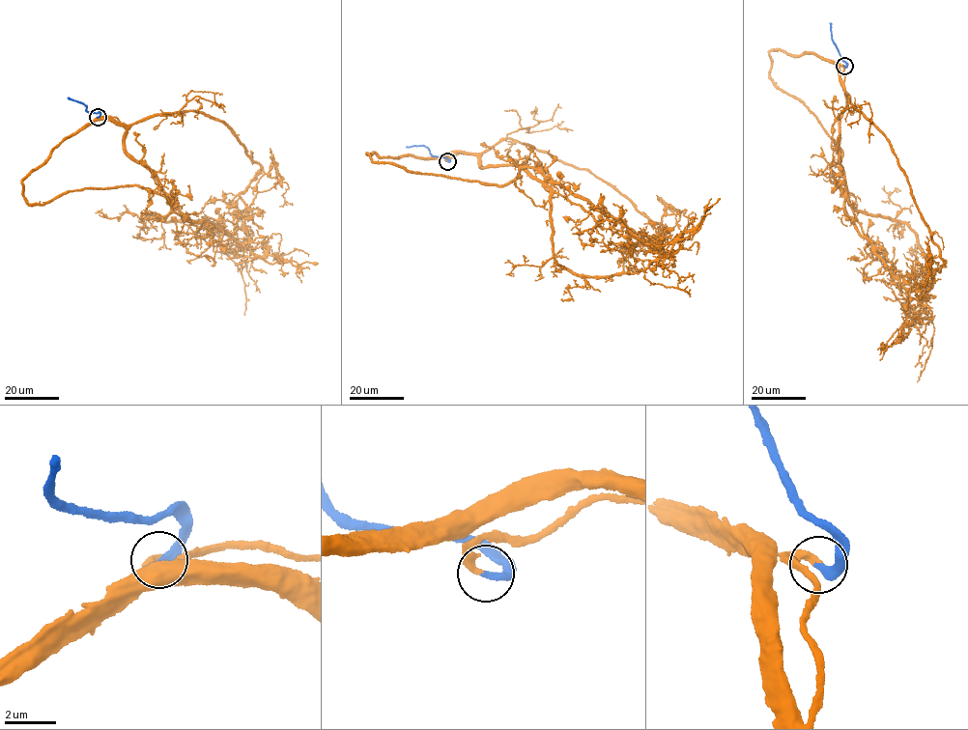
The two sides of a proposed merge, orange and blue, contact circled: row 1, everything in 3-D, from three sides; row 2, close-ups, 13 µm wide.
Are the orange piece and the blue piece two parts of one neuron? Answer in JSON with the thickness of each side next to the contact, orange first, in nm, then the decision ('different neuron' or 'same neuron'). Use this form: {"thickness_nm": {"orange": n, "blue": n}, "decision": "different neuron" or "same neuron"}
{"thickness_nm": {"orange": 280, "blue": 320}, "decision": "same neuron"}

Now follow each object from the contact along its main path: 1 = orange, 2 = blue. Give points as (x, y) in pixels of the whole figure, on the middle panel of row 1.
1: (447, 161), (459, 152), (475, 155), (483, 168), (513, 165), (580, 195), (661, 251), (645, 278), (690, 296)
2: (447, 161), (443, 157), (434, 155), (424, 146), (406, 147)

